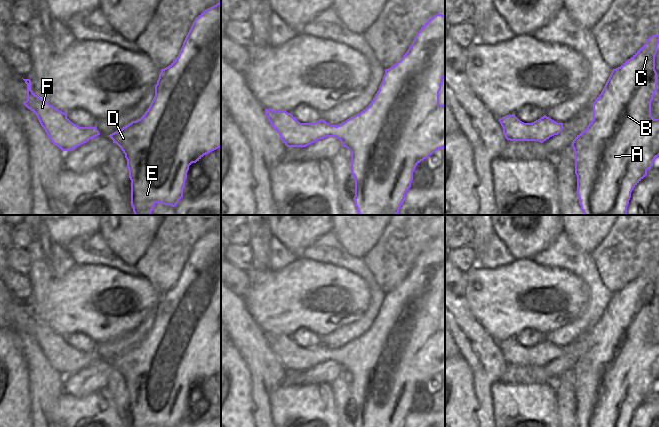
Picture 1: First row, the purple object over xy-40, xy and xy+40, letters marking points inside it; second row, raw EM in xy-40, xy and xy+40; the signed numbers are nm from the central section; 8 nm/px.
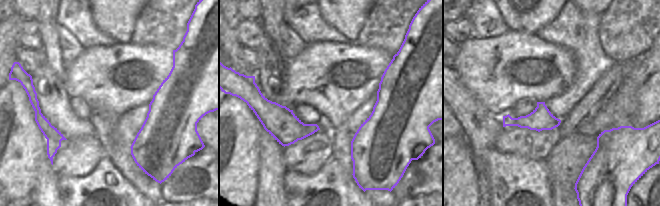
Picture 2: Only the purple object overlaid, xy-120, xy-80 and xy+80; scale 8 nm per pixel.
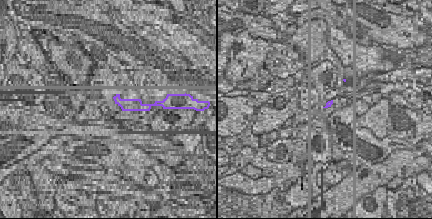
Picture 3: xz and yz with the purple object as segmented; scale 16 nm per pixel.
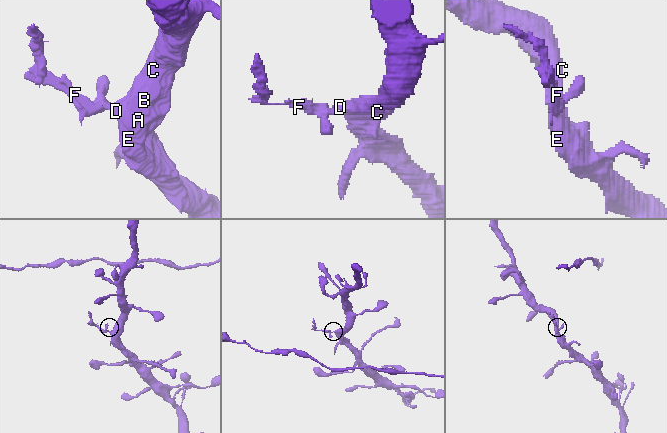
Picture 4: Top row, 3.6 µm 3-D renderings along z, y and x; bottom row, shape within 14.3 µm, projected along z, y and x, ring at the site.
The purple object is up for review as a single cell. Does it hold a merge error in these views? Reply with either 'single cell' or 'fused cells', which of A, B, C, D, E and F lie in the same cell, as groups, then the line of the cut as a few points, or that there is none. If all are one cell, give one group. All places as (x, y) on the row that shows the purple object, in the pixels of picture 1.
fused cells; A B C D E / F; cut in xy along (335, 125), (330, 131), (330, 136)

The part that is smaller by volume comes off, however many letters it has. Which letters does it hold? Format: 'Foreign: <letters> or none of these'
Foreign: F

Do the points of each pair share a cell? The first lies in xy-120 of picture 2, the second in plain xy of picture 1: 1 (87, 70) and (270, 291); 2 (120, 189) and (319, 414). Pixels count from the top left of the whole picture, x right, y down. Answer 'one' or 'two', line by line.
1: one
2: one

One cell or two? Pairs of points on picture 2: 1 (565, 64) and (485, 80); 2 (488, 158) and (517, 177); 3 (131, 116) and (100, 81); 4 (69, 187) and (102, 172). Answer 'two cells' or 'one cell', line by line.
1: one cell
2: one cell
3: two cells
4: one cell

